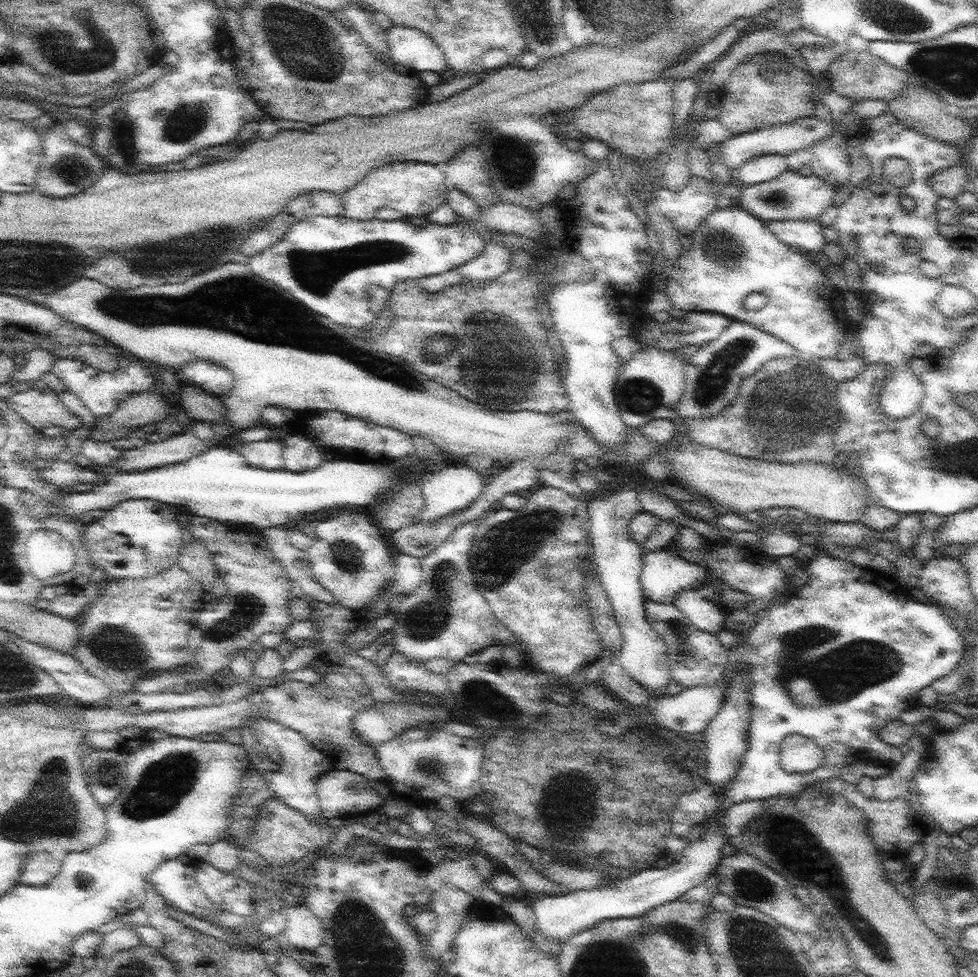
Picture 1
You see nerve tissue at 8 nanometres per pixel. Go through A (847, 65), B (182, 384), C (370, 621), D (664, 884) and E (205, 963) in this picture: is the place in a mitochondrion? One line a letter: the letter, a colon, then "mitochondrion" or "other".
A: other
B: other
C: other
D: other
E: other

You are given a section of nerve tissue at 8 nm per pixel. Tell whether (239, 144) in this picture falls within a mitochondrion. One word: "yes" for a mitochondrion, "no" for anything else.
no

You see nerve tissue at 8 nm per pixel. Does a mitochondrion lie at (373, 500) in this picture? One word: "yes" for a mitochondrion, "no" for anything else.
no

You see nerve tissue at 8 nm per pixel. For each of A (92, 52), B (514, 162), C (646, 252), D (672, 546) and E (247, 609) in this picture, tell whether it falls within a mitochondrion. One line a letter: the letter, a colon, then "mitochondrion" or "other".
A: mitochondrion
B: mitochondrion
C: other
D: other
E: mitochondrion

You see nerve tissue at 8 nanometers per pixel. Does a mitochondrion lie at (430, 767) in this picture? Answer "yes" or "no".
yes

